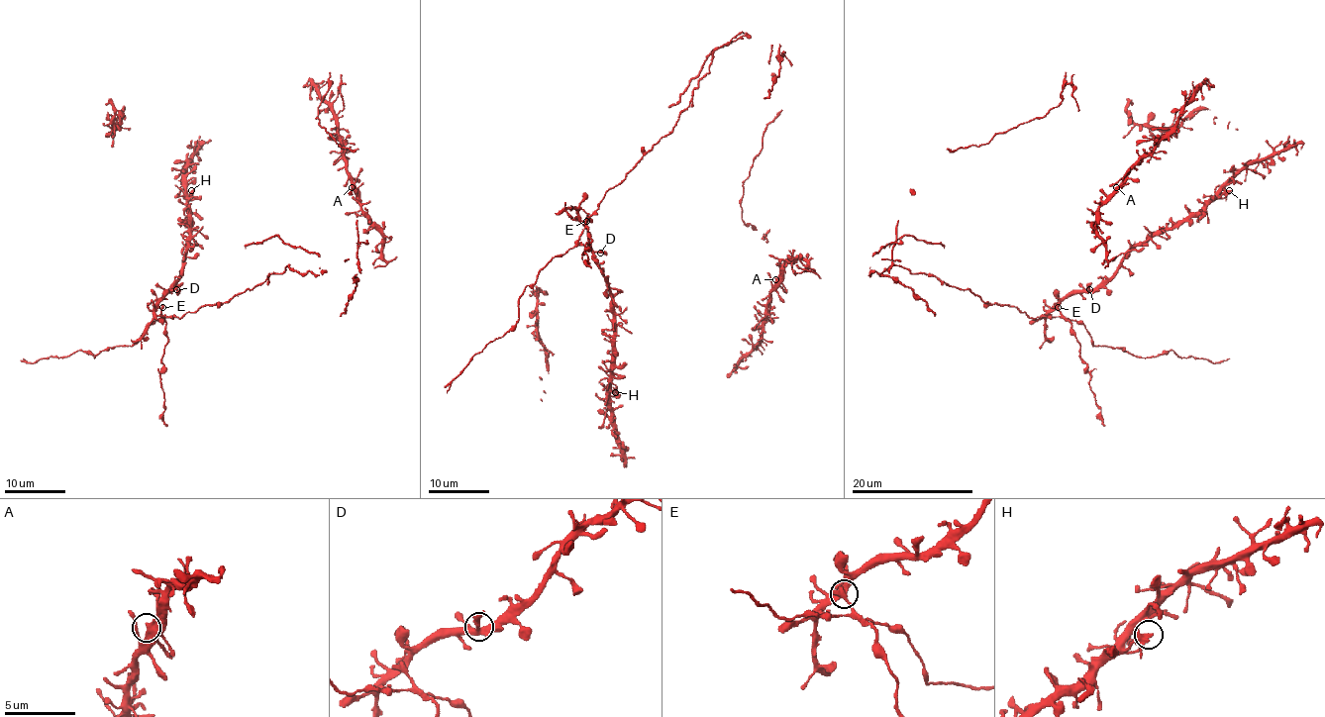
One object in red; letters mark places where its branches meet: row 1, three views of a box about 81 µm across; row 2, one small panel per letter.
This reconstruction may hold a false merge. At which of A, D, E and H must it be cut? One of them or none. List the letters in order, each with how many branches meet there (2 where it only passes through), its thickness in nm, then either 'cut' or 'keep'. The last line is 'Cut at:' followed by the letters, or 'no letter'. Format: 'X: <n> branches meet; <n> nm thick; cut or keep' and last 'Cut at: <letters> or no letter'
A: 2 branches meet; 420 nm thick; keep
D: 2 branches meet; 280 nm thick; keep
E: 2 branches meet; 280 nm thick; cut
H: 2 branches meet; 280 nm thick; keep
Cut at: E

